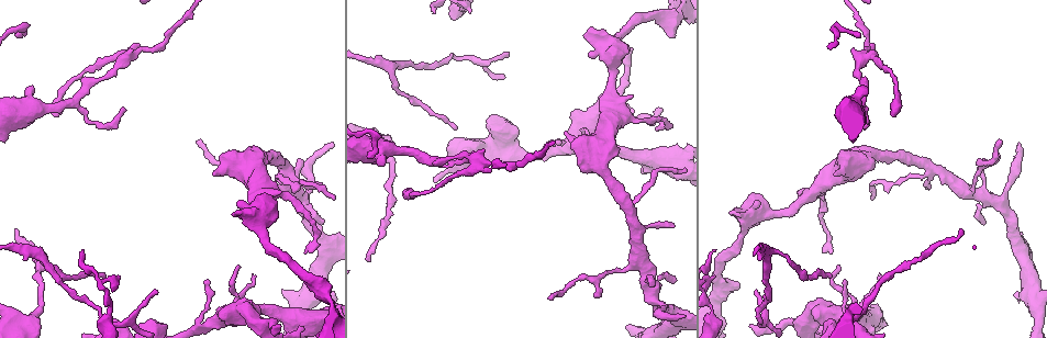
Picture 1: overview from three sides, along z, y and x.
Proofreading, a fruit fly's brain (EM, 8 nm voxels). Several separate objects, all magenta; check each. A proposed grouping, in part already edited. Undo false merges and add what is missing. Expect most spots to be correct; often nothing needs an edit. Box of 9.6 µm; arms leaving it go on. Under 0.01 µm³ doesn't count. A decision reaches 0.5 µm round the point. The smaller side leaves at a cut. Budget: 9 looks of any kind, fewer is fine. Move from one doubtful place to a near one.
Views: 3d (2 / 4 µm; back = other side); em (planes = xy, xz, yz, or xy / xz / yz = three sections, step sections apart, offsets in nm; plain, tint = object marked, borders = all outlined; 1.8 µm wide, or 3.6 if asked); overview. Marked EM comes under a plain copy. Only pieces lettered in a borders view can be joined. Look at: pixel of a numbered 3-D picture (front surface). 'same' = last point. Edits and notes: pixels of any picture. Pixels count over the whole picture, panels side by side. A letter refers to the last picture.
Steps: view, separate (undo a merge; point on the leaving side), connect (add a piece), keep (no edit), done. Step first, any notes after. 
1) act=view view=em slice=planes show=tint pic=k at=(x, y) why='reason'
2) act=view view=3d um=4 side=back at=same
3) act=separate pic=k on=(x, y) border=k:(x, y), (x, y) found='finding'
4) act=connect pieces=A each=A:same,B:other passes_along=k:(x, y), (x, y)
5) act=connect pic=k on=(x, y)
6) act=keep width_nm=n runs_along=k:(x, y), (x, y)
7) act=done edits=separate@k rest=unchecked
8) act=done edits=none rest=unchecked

act=view view=3d um=2 pic=1 at=(751, 327) why='free end'

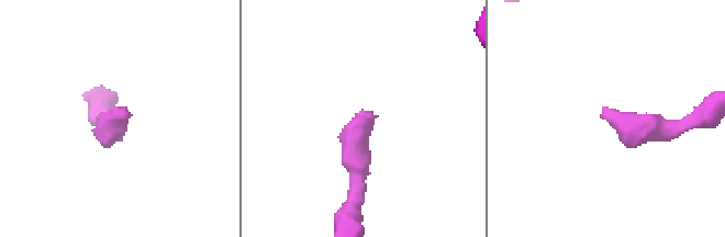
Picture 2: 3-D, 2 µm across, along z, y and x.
act=view view=em slice=yz step=16 show=borders pic=2 at=(605, 111)

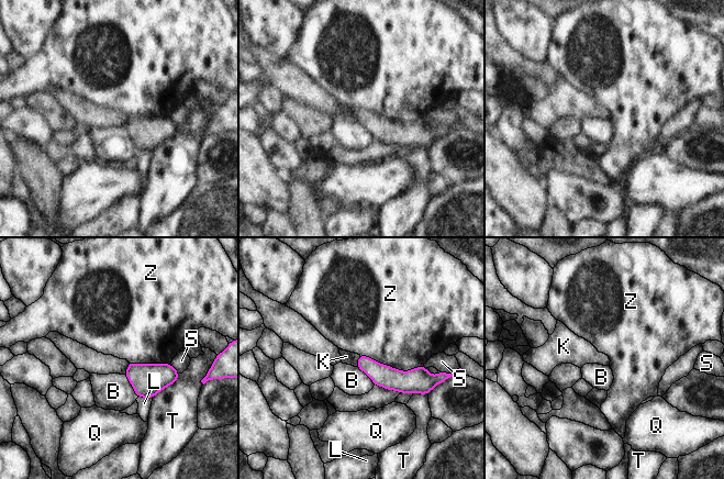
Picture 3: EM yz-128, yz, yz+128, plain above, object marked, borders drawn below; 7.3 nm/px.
act=connect pieces=K each=B:other,K:same,L:other,Q:other,S:other,T:other,Z:other found='the neuron continues'

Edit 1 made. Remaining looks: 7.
act=view view=3d um=4 side=back pic=1 at=(580, 133) why='small branch off a trunk'

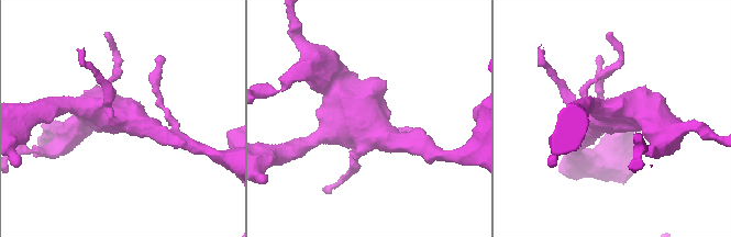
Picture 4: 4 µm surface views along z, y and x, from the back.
act=view view=em um=3.6 slice=yz step=8 show=borders pic=4 at=(122, 115)

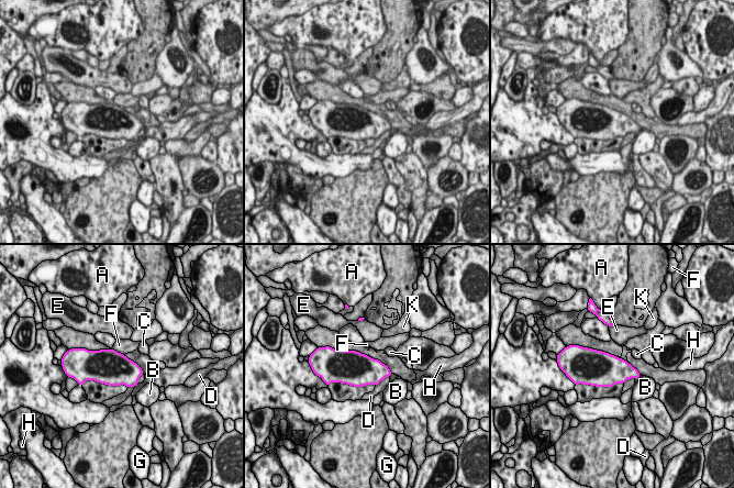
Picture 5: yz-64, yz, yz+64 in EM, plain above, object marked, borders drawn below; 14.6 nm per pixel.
act=keep longest_contact=D:320nm each=A:other,B:other,C:other,D:other,E:other,F:other,G:other,H:other,K:other found='continuous, no second neuron'

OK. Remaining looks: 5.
act=view view=em slice=xz step=8 show=tint pic=1 at=(929, 170) why='thin arm on a thick one'

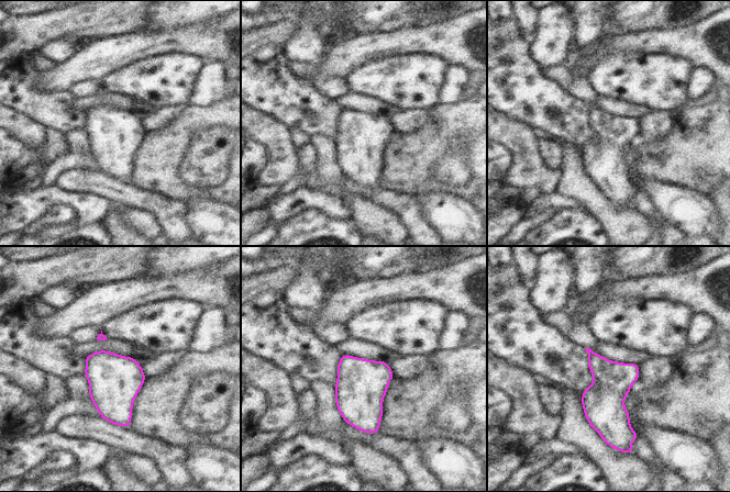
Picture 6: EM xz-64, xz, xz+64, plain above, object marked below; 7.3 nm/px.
act=view view=em slice=xz step=8 show=borders at=same why='what lies round it'

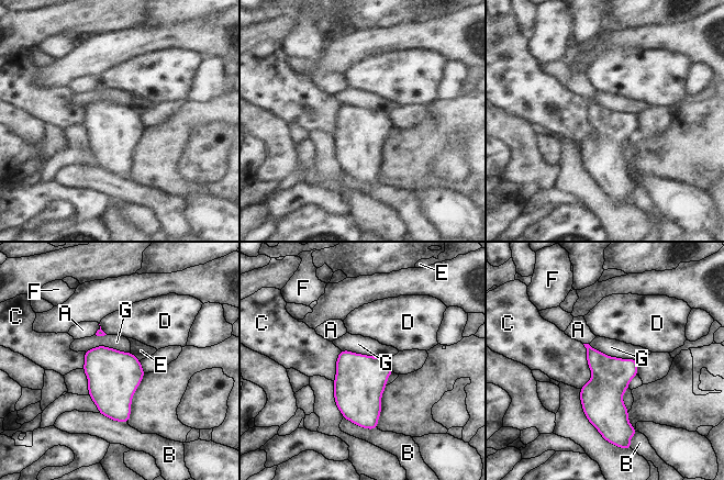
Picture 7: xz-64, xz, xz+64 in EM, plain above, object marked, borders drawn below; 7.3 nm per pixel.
act=keep width_nm=280 longest_contact=G:380nm each=A:other,B:other,C:other,D:other,E:other,F:other,G:other found='one neuron here'

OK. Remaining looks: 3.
act=view view=em slice=planes show=borders pic=1 at=(56, 116) why='thin end'

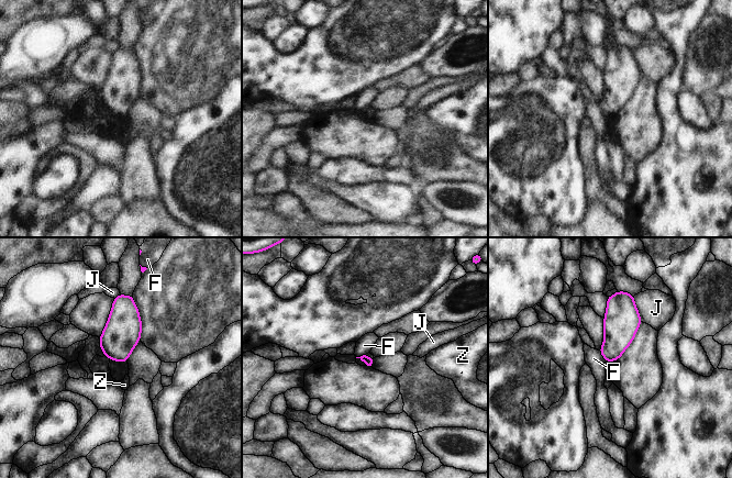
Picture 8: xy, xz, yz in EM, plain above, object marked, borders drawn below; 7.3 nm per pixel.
act=keep longest_contact=J:200nm each=F:other,J:other,Z:other border=8:(598, 351), (606, 360) found='no lettered piece goes on from it'

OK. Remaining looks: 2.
act=done edits=connect@3 rest=unchecked

